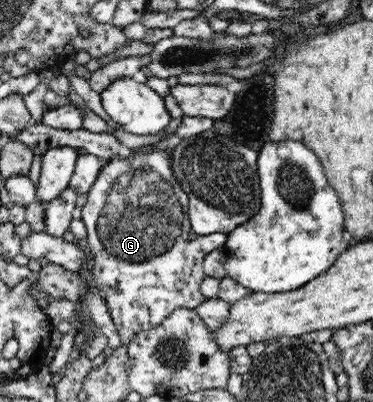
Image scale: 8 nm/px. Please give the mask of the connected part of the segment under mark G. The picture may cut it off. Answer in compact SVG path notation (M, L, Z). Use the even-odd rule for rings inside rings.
M153 151L145 155L133 155L132 157L125 155L105 162L105 166L98 174L97 180L93 183L89 194L87 194L87 198L89 200L87 200L87 204L83 206L83 217L81 220L83 220L87 230L87 247L91 250L93 259L93 272L91 273L91 277L109 311L109 315L111 315L111 319L113 319L115 327L119 331L123 345L129 345L131 340L138 333L157 327L162 322L161 320L163 320L165 316L169 316L175 308L196 309L206 299L206 296L200 289L201 282L206 278L202 265L205 256L209 254L209 252L225 245L227 236L221 233L209 235L197 235L193 233L188 214L189 197L183 189L177 185L177 180L175 180L175 175L173 175L171 165L169 165L169 152Z

